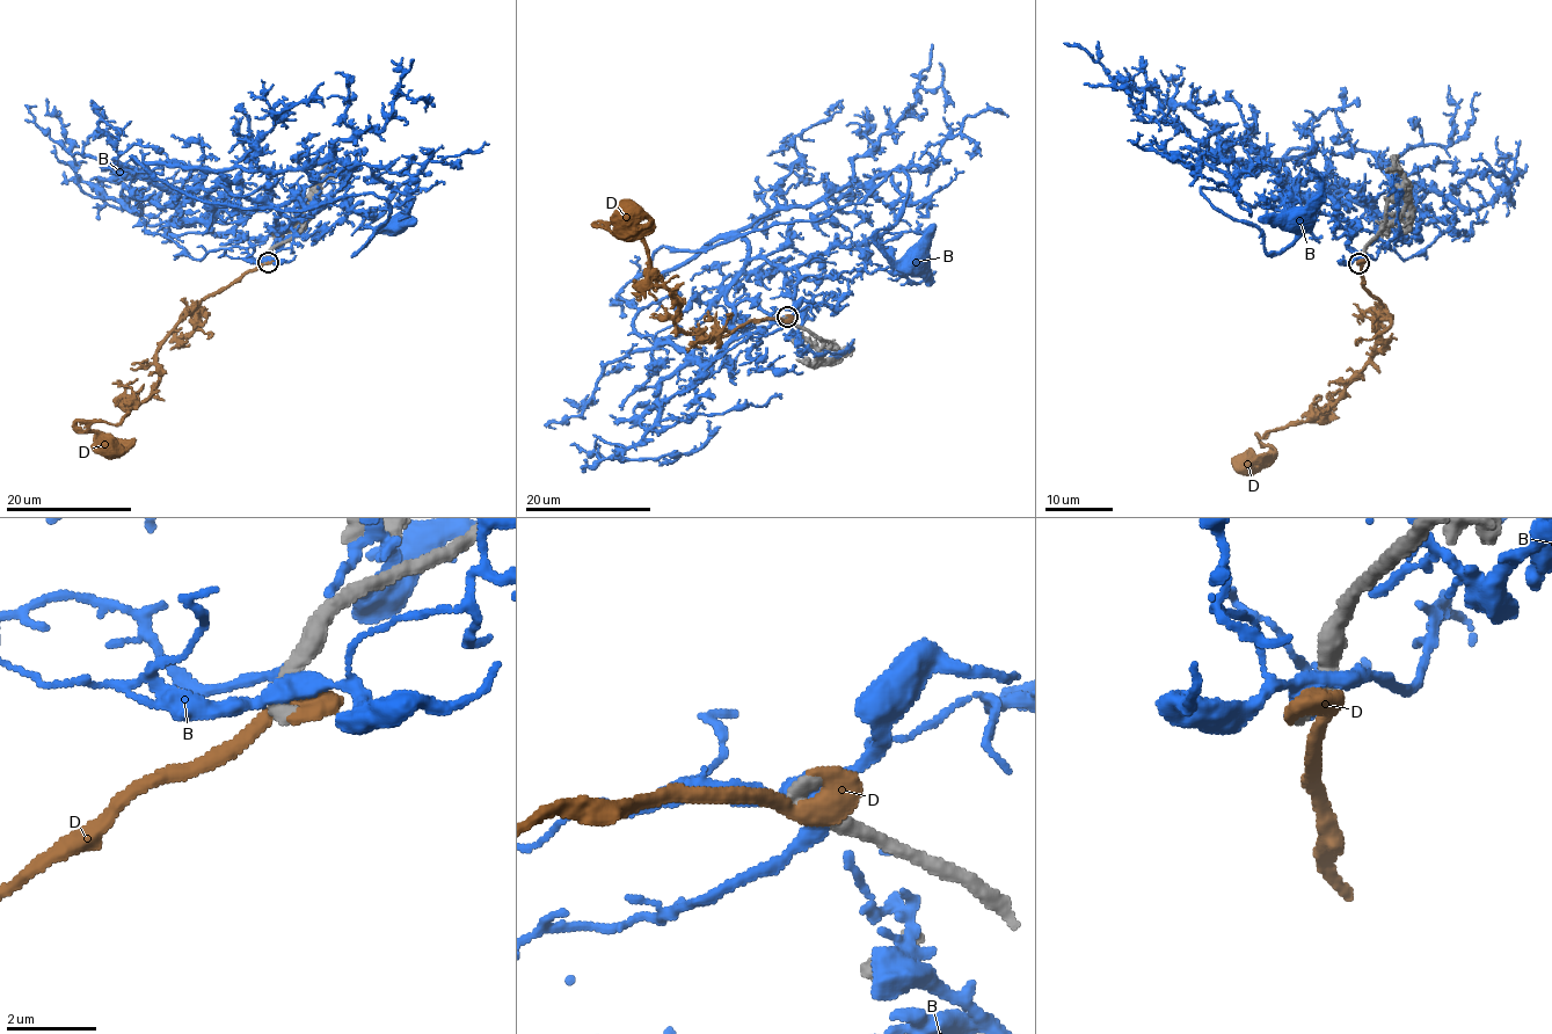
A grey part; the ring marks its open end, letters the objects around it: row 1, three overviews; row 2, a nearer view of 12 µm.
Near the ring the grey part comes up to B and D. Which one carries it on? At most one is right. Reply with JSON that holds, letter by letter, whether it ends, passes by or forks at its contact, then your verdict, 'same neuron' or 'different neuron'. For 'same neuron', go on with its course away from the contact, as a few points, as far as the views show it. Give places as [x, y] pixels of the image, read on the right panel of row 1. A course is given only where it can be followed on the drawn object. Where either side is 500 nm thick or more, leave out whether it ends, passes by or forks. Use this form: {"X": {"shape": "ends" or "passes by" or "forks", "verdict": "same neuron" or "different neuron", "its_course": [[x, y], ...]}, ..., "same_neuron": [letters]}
{"B": {"verdict": "different neuron"}, "D": {"shape": "passes by", "verdict": "same neuron", "its_course": [[1361, 261], [1361, 282], [1379, 303], [1376, 348], [1320, 417], [1258, 435], [1269, 452], [1250, 464]]}, "same_neuron": ["D"]}

